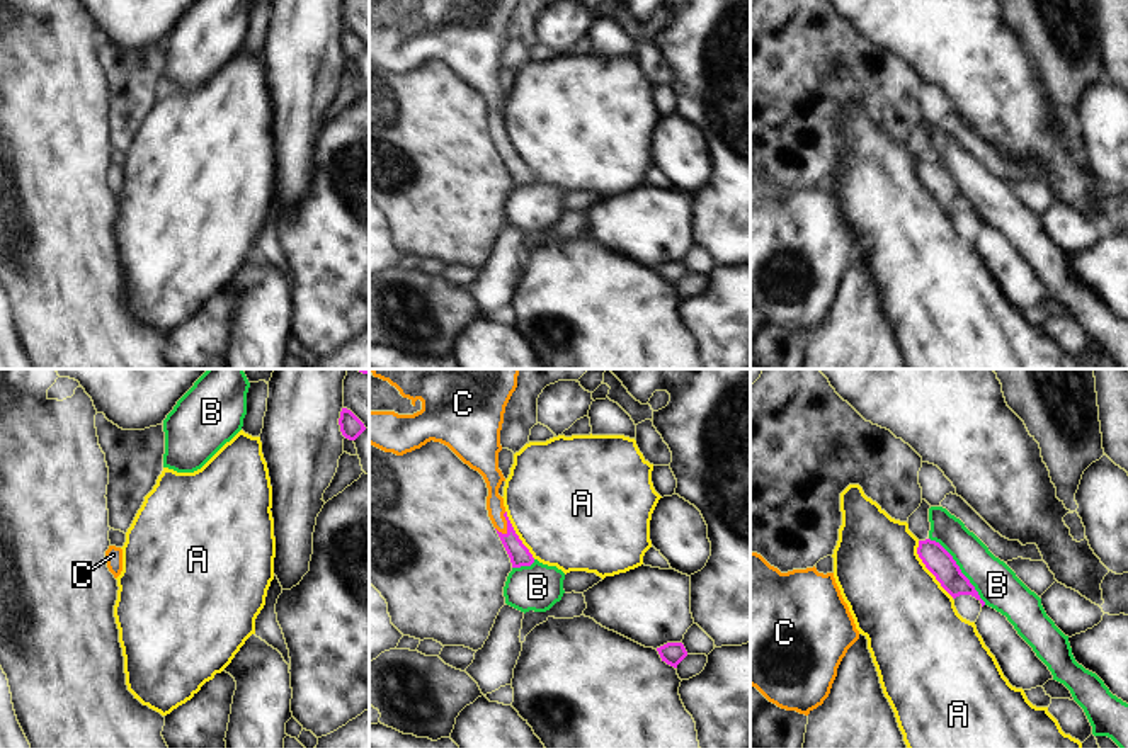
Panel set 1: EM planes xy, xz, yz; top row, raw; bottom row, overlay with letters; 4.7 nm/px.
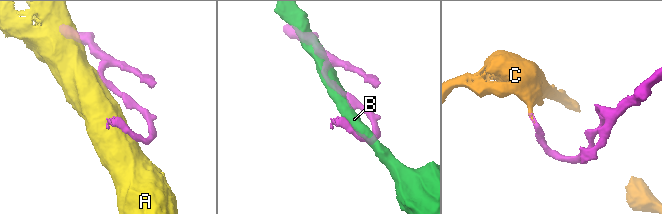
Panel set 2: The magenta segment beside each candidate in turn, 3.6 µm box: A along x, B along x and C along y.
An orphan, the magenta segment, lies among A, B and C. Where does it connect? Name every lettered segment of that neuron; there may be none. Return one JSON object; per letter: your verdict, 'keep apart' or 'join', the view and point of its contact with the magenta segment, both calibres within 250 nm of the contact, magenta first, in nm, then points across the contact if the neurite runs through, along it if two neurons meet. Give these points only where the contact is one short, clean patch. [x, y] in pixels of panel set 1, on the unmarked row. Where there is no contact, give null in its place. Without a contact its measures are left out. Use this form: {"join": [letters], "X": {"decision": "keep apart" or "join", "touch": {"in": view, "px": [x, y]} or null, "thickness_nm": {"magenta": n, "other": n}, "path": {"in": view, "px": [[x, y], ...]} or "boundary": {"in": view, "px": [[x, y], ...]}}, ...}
{"join": ["C"], "A": {"decision": "keep apart", "touch": {"in": "yz", "px": [928, 187]}, "thickness_nm": {"magenta": 120, "other": 440}}, "B": {"decision": "keep apart", "touch": {"in": "yz", "px": [960, 189]}, "thickness_nm": {"magenta": 120, "other": 200}}, "C": {"decision": "join", "touch": {"in": "xz", "px": [507, 143]}, "thickness_nm": {"magenta": 100, "other": 90}, "path": {"in": "xz", "px": [[519, 174], [507, 155], [507, 143], [495, 128], [492, 94]]}}}

